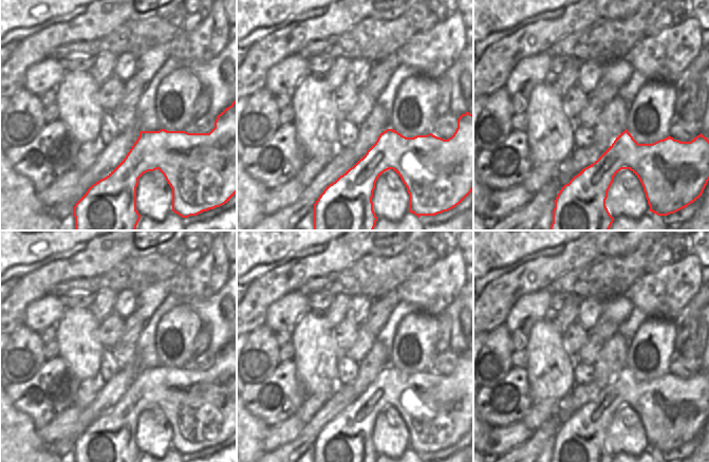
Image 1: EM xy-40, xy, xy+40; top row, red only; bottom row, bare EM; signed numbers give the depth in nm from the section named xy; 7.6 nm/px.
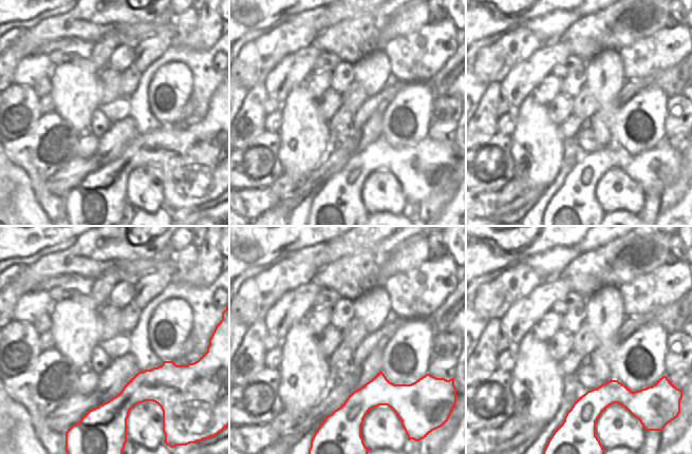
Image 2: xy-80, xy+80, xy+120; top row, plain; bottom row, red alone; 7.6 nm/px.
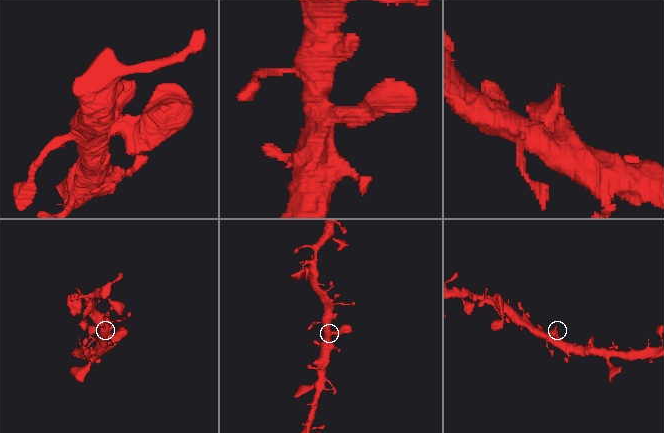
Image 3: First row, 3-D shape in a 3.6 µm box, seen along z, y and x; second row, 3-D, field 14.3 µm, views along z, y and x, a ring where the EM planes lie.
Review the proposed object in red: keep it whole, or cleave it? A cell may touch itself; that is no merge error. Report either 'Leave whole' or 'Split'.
Leave whole

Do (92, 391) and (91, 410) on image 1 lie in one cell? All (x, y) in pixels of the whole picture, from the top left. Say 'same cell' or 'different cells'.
different cells

